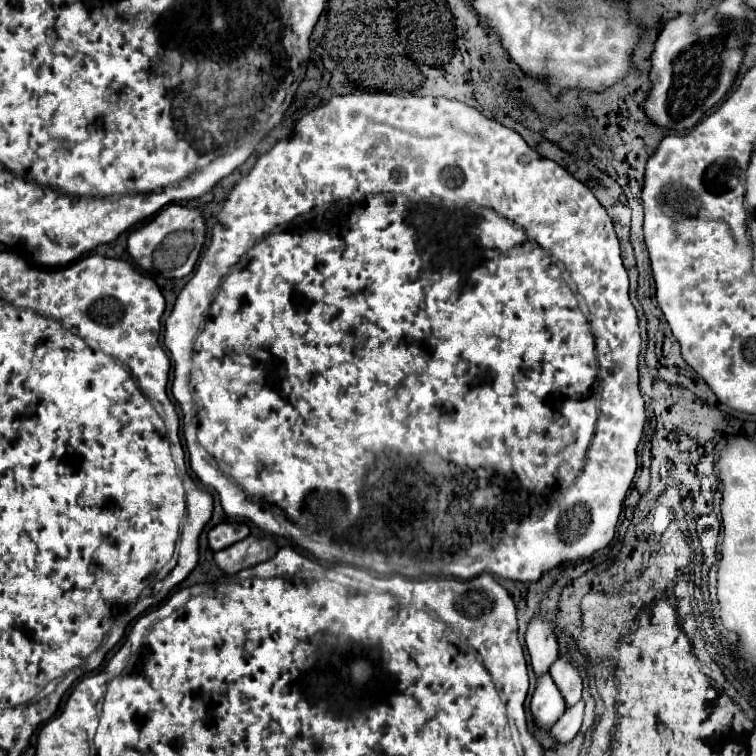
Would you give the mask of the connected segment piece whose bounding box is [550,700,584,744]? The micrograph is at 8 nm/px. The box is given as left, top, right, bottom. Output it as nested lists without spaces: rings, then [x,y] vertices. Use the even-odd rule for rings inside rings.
[[[584,700],[578,702],[574,708],[566,710],[562,718],[552,726],[550,736],[554,738],[556,744],[568,744],[576,736],[576,732],[582,726],[582,712],[584,712]]]

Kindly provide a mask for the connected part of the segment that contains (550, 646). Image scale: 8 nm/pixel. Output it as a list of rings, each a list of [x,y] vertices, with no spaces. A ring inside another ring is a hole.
[[[540,614],[534,616],[526,632],[526,648],[530,654],[530,666],[534,674],[538,678],[544,676],[544,672],[548,672],[550,666],[558,660],[558,642],[550,620],[542,618]]]

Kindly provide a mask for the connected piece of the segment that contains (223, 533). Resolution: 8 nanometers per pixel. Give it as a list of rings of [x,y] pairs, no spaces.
[[[220,522],[208,532],[208,546],[216,552],[222,548],[228,548],[238,540],[244,540],[248,534],[250,534],[250,528],[246,522]]]

